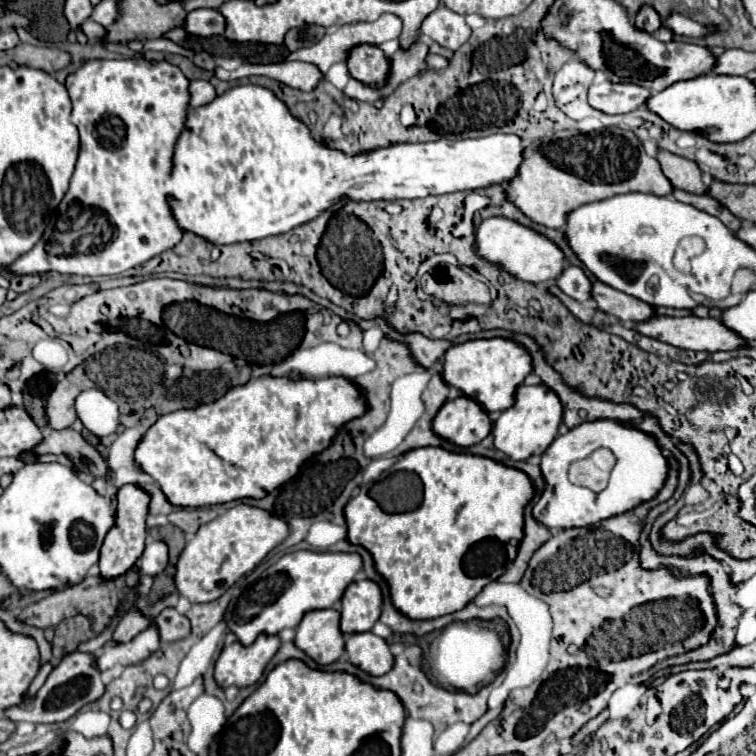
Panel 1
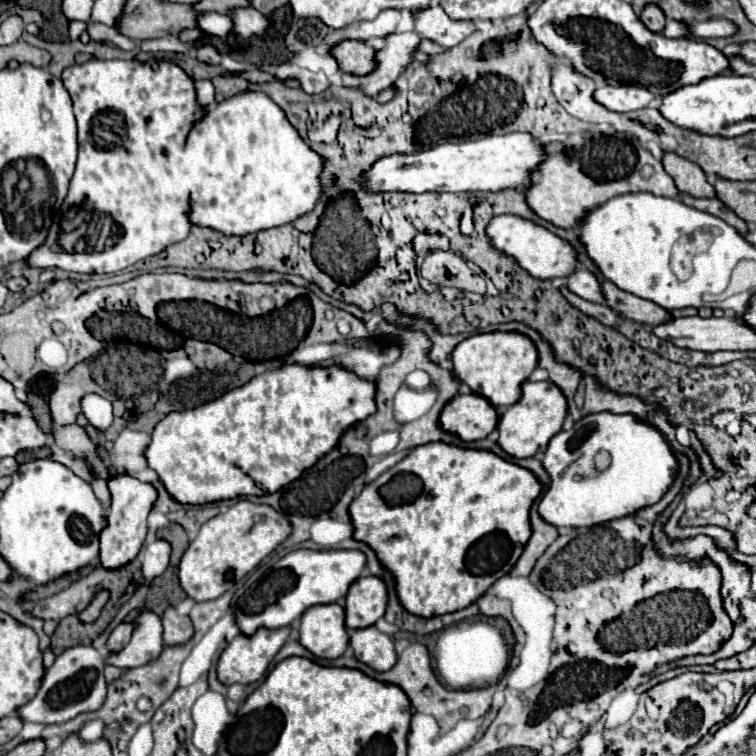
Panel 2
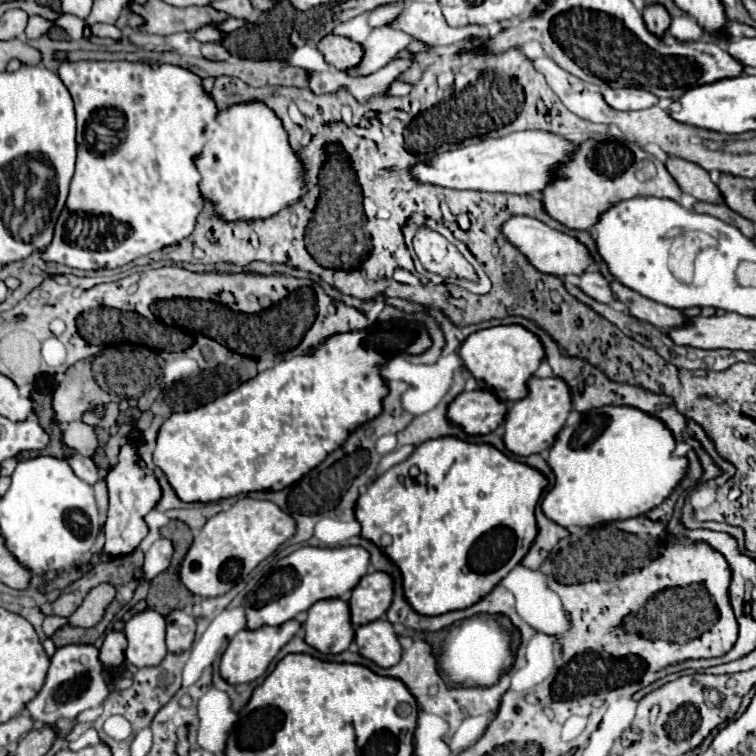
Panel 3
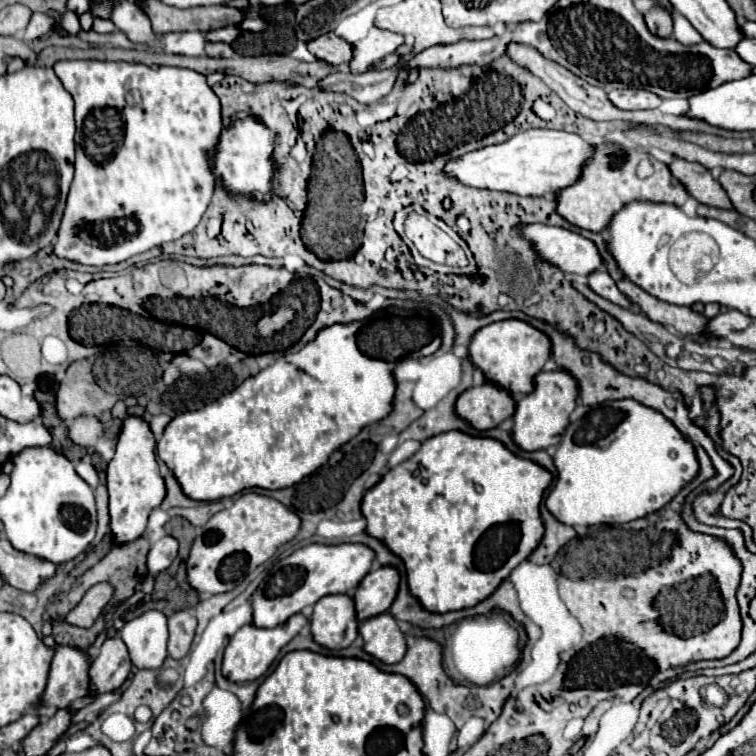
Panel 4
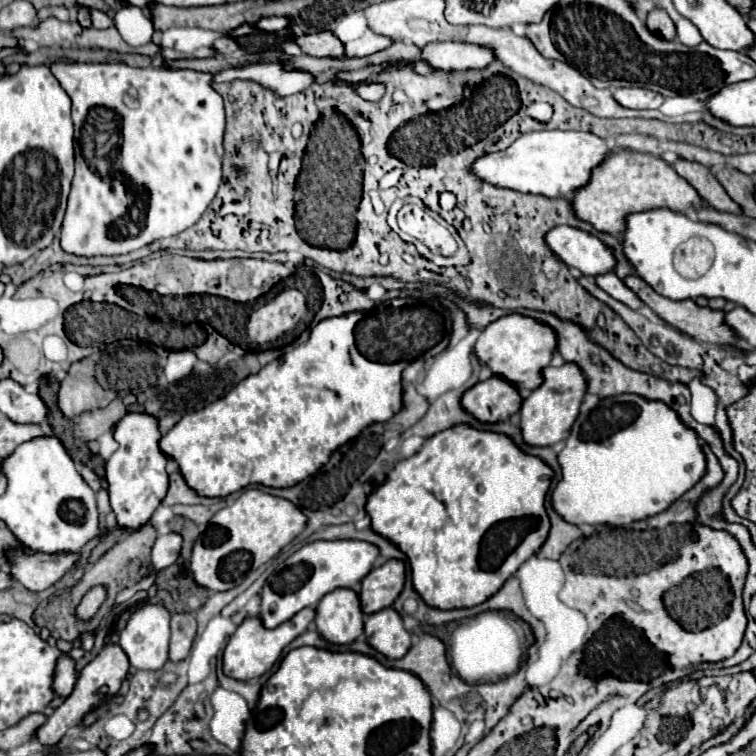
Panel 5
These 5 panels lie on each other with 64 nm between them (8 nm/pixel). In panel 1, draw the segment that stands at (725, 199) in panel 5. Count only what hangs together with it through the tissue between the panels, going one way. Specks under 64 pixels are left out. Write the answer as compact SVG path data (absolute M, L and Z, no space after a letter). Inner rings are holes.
M660 150L658 162L662 166L662 172L668 176L674 188L692 192L692 194L706 194L708 186L702 182L702 172L694 160L676 156L672 152Z

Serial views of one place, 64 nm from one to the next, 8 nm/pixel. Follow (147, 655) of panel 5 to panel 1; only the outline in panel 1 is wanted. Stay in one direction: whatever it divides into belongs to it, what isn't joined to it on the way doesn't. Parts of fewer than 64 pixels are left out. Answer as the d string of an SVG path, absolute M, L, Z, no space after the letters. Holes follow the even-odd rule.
M150 620L150 626L140 634L136 634L130 642L126 644L108 642L104 646L104 652L96 658L96 668L108 670L114 664L120 664L120 666L140 664L146 658L150 658L158 650L158 646L160 646L160 634L158 634L156 622Z

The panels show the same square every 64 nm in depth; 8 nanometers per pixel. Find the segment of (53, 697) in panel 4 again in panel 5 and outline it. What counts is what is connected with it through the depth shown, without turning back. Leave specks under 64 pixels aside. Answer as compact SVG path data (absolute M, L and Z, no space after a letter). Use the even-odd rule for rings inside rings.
M64 654L56 664L56 674L54 674L54 690L56 690L56 694L66 698L74 688L76 676L78 676L78 672L74 670L74 660L68 654Z

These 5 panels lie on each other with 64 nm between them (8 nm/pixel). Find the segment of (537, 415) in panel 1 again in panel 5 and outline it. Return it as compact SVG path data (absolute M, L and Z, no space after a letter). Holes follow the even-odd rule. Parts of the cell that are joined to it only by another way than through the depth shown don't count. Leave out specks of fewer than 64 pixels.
M566 362L560 368L548 366L548 368L544 368L542 376L544 376L542 386L538 386L534 392L530 392L530 396L522 402L520 426L522 426L522 434L524 434L526 444L554 446L556 442L566 440L570 436L570 428L578 416L588 382L586 382L582 368L574 362Z

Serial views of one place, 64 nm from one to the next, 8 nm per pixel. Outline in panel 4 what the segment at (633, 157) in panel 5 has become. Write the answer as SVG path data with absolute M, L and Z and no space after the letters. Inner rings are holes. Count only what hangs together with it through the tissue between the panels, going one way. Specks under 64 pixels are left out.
M596 136L592 144L596 146L594 156L586 162L582 176L576 184L564 188L558 192L558 212L564 216L568 222L592 230L592 232L602 232L610 226L610 220L618 210L622 210L628 202L642 200L642 202L666 202L682 208L682 204L690 198L688 190L684 184L680 184L670 168L650 154L644 154L636 150L630 142L608 142L612 138L608 136ZM642 160L650 160L652 164L652 174L646 178L638 176L638 166Z

